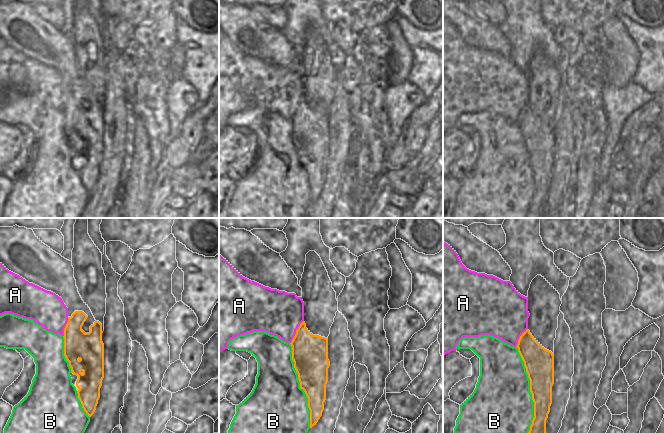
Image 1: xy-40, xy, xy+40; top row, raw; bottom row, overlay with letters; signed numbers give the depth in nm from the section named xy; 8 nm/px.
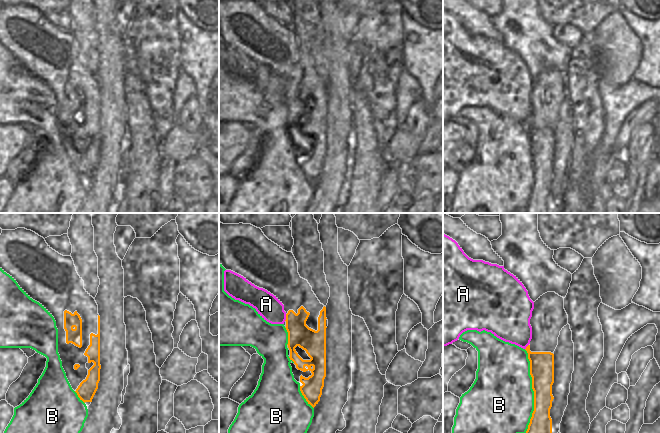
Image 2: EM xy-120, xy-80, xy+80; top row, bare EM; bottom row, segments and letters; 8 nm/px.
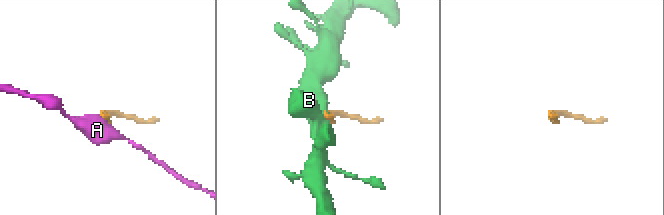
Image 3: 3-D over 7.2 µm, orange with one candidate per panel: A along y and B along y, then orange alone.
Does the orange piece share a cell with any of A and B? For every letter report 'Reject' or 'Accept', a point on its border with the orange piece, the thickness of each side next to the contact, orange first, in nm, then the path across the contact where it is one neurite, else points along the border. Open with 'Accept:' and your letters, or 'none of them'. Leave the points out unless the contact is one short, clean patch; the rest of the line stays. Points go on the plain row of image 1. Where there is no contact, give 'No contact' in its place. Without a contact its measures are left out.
Accept: none of them
A: Reject. Touches orange at xy (296, 108). Thickness 280 nm (orange) against 360 nm. Boundary: xy (303, 96), (290, 119)
B: Reject. Touches orange at xy+40 (531, 169). Thickness 240 nm (orange) against 480 nm.

